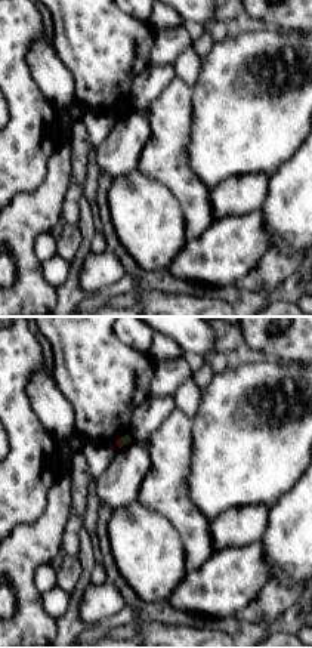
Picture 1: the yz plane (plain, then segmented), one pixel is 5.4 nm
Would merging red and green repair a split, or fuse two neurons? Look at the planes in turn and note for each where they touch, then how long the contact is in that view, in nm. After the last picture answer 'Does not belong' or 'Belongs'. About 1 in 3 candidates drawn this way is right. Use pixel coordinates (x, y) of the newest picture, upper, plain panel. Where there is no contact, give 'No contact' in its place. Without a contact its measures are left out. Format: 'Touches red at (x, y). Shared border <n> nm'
Touches red at (121, 108). Shared border 60 nm

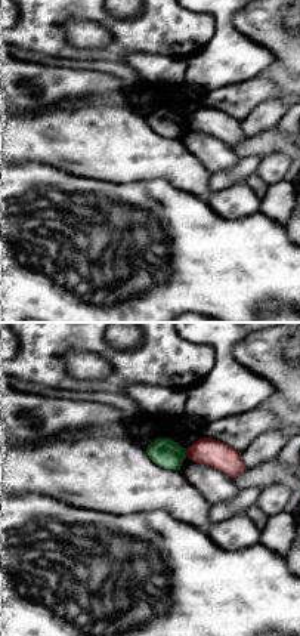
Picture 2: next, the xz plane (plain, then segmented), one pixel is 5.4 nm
Touches red at (186, 122). Shared border 50 nm

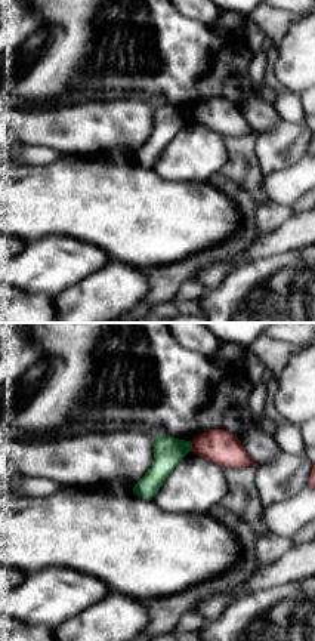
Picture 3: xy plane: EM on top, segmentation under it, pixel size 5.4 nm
Touches red at (192, 114). Shared border 60 nm

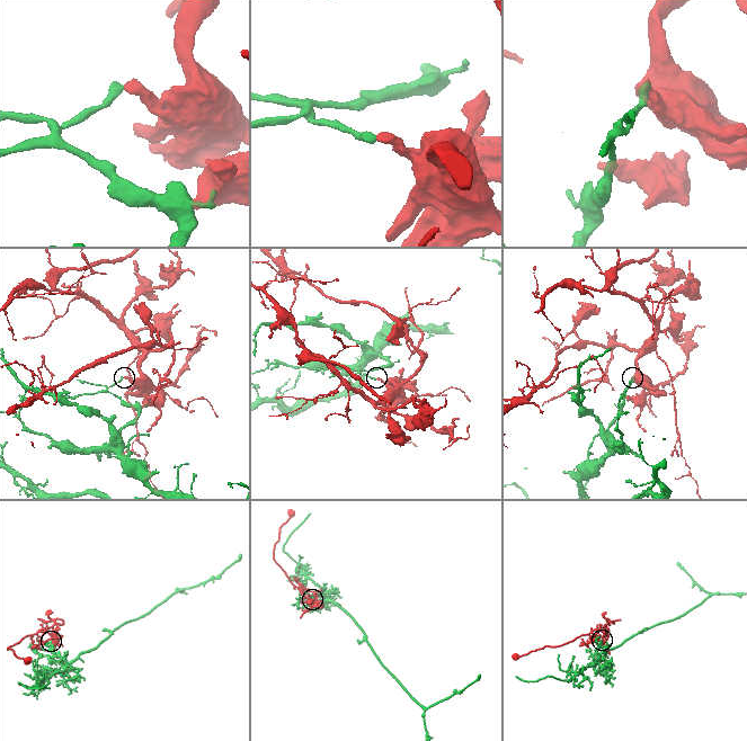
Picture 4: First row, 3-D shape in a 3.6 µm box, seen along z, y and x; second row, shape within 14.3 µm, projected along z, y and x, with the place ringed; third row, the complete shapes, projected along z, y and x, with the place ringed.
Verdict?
Does not belong

